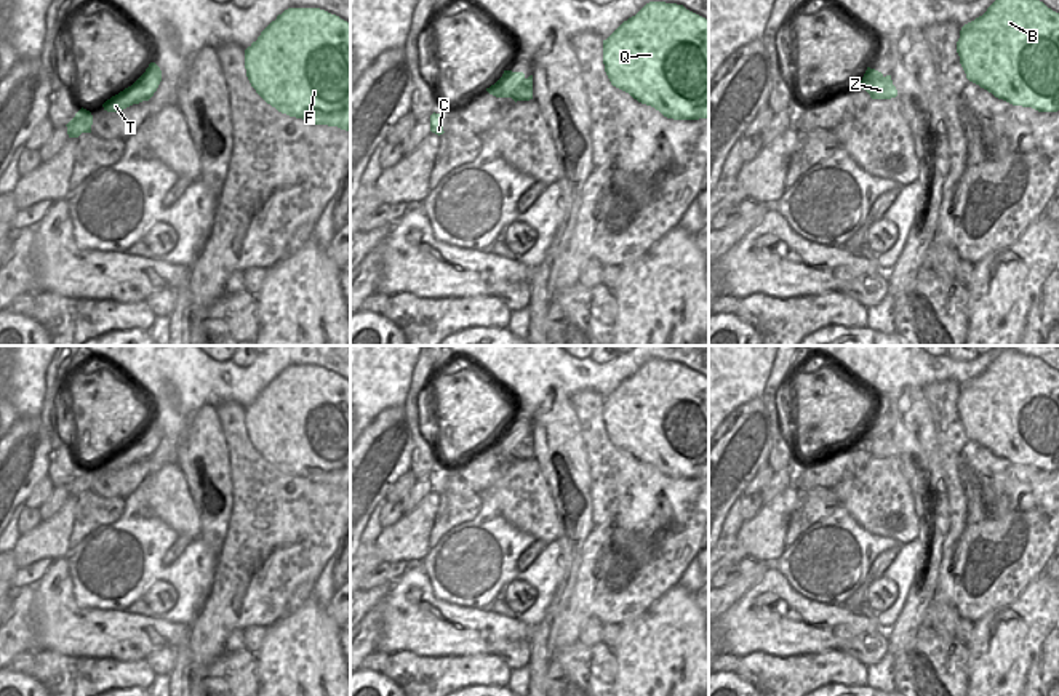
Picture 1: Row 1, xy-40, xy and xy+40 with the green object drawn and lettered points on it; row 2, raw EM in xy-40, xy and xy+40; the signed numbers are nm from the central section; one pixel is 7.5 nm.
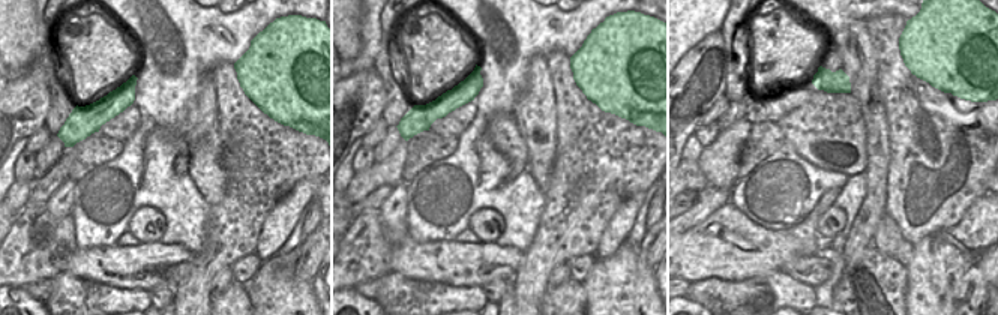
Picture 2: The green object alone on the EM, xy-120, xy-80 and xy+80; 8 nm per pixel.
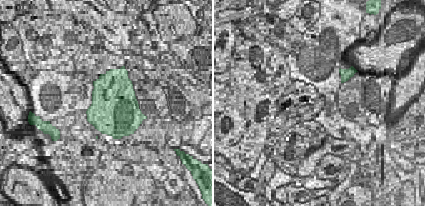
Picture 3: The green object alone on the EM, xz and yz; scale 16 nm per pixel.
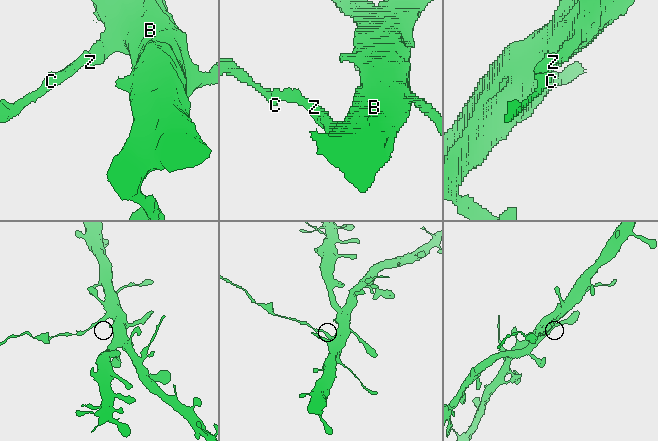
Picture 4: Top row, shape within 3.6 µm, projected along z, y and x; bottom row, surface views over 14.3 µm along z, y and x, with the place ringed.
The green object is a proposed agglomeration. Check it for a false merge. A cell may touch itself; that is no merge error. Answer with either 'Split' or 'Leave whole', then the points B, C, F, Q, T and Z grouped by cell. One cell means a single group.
Split. Groups: B F Q Z / C T.

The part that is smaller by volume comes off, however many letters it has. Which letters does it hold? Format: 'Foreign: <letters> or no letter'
Foreign: C, T

